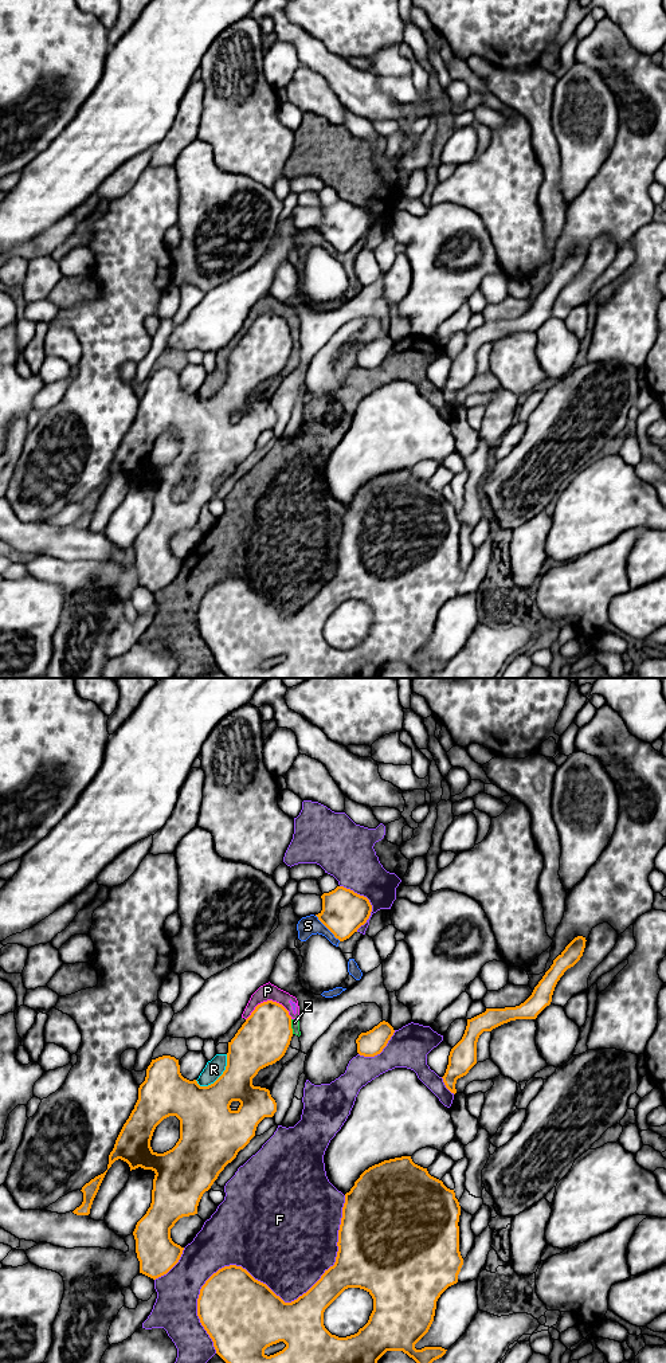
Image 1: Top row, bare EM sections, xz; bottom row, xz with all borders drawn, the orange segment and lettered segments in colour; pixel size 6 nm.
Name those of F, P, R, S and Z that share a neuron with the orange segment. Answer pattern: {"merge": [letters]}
{"merge": []}

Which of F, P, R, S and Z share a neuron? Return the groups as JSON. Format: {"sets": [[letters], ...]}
{"sets": [["F", "P", "R", "S", "Z"]]}

